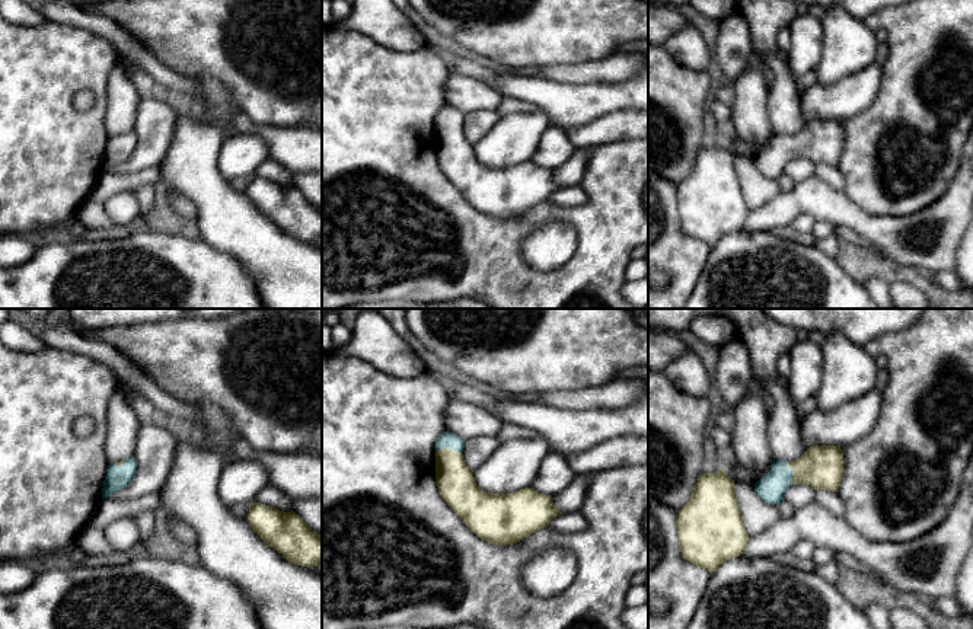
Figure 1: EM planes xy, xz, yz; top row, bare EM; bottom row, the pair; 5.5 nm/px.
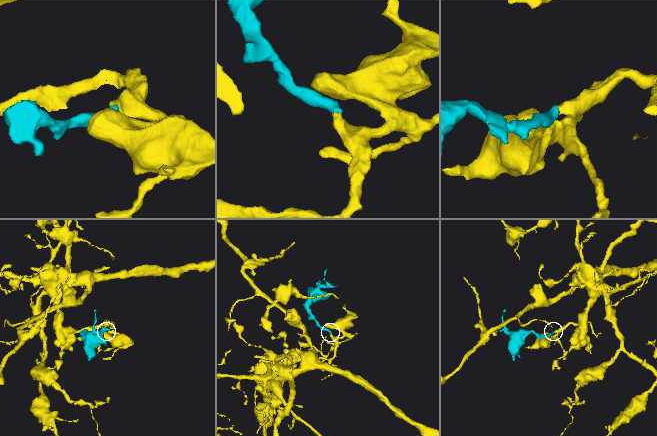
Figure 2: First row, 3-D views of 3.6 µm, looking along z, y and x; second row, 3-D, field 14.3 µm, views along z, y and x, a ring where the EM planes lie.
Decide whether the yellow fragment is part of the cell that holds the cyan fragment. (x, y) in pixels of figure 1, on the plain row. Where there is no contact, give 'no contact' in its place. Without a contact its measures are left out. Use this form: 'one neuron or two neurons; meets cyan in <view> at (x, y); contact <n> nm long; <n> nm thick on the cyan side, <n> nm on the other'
one neuron; meets cyan in xz at (449, 121); contact 140 nm long; 90 nm thick on the cyan side, 200 nm on the other

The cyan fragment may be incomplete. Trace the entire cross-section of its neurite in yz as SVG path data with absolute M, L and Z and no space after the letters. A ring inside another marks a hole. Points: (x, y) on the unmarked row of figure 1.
M813 119L794 135L773 134L769 146L755 160L762 175L778 179L791 159L804 157L814 165L838 166L843 141L840 119Z

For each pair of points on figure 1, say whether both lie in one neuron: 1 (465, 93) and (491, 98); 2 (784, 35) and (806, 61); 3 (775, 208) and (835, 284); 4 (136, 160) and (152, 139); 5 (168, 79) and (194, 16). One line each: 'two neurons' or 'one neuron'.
1: one neuron
2: two neurons
3: two neurons
4: one neuron
5: two neurons

